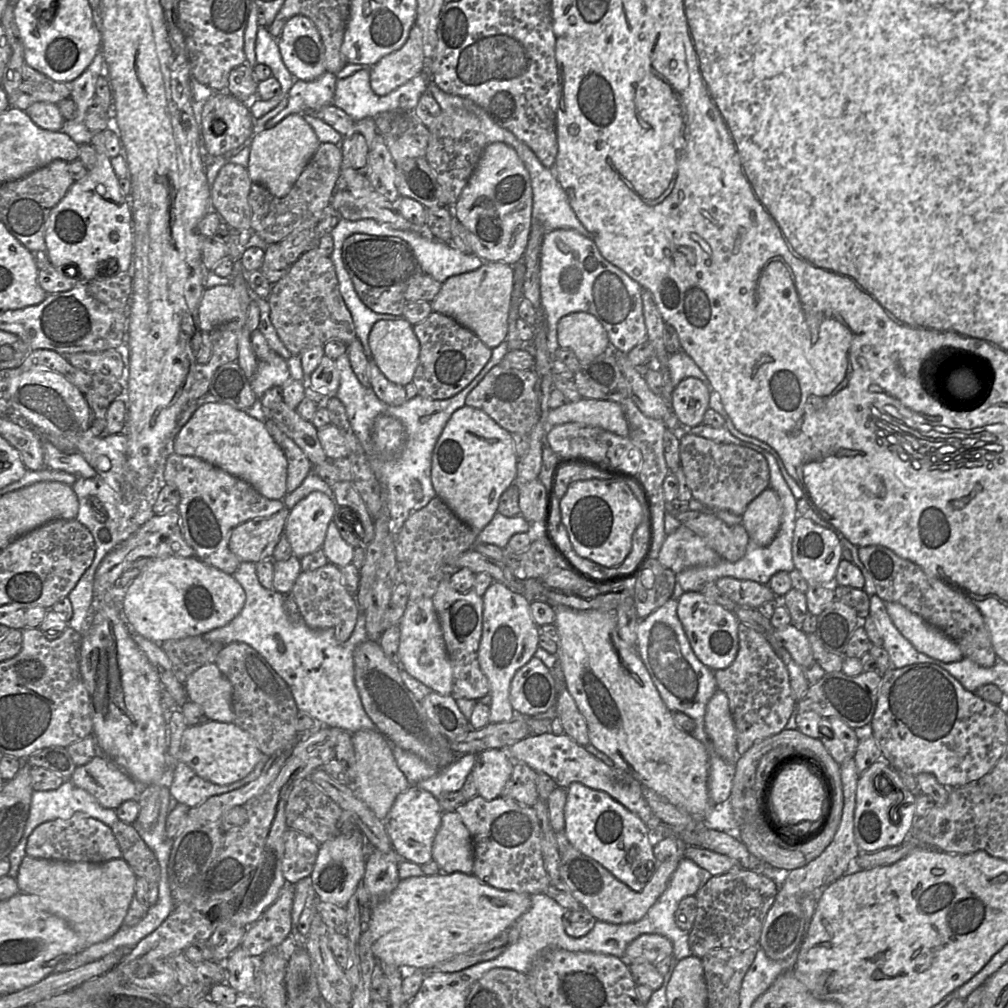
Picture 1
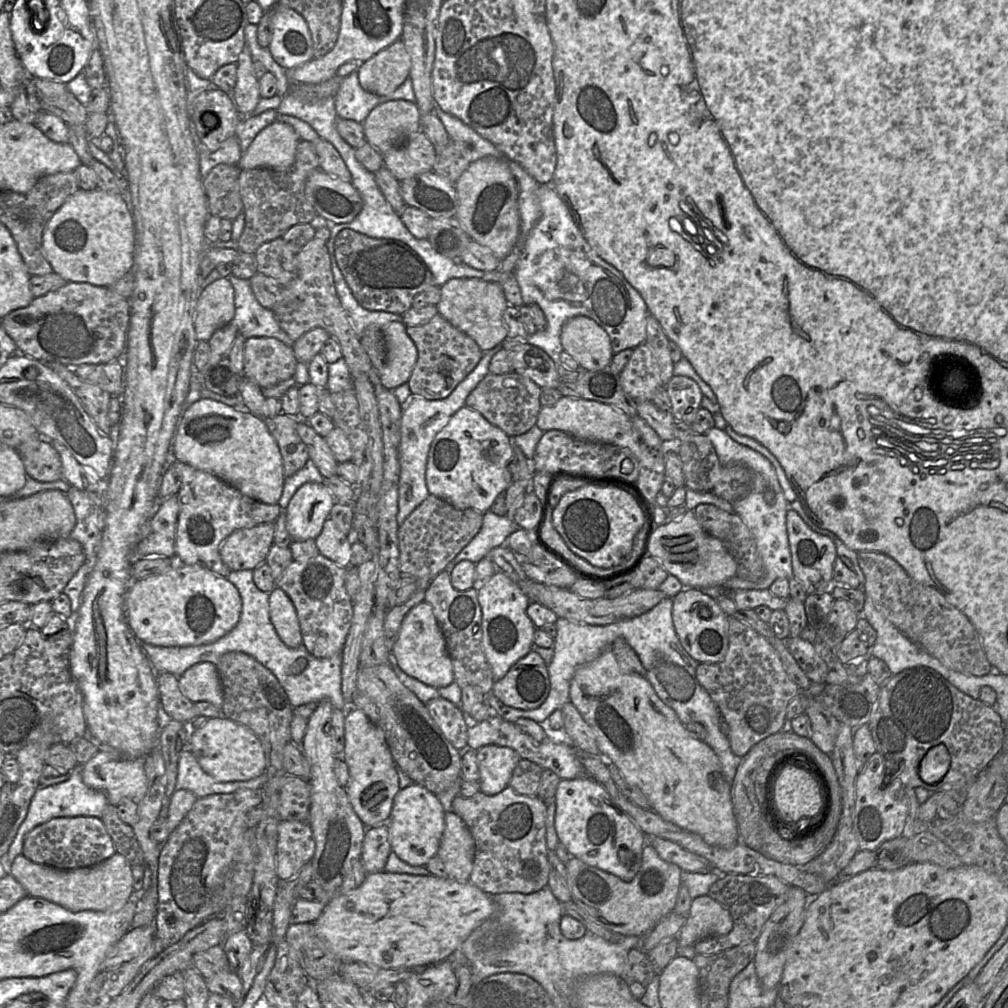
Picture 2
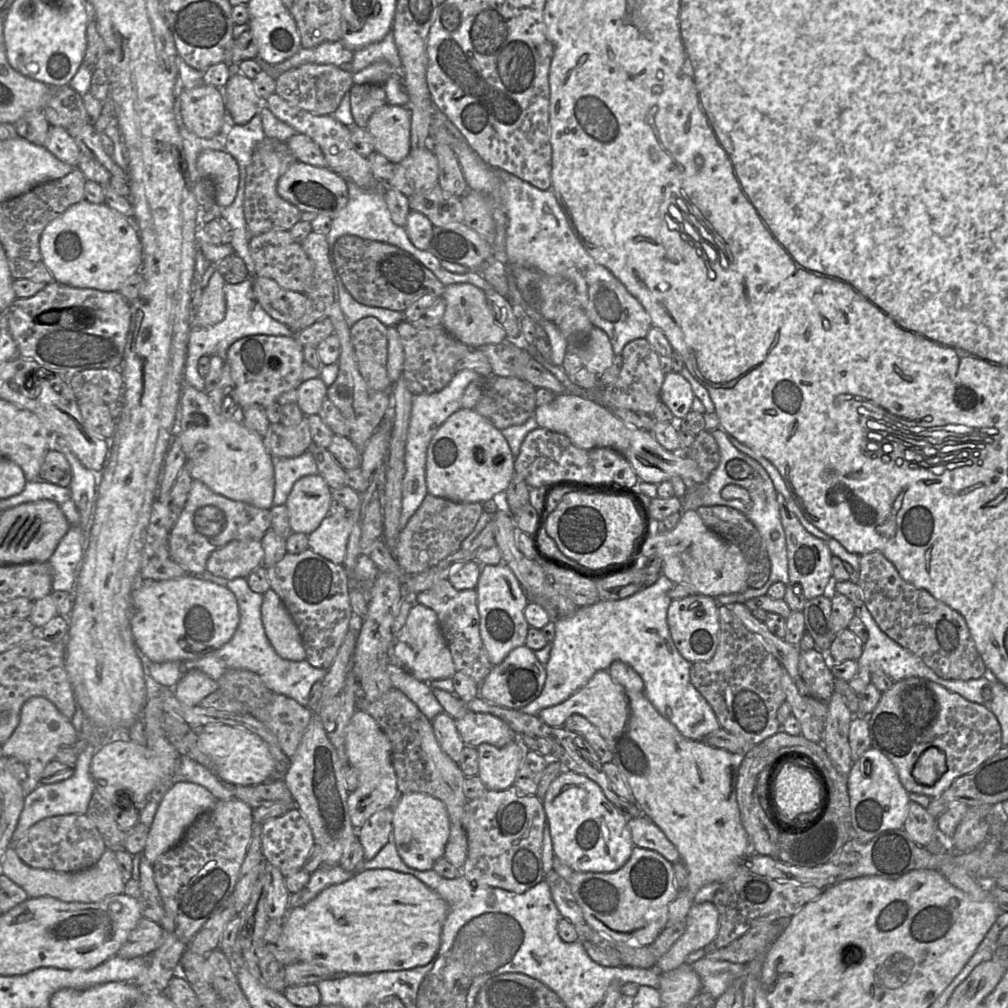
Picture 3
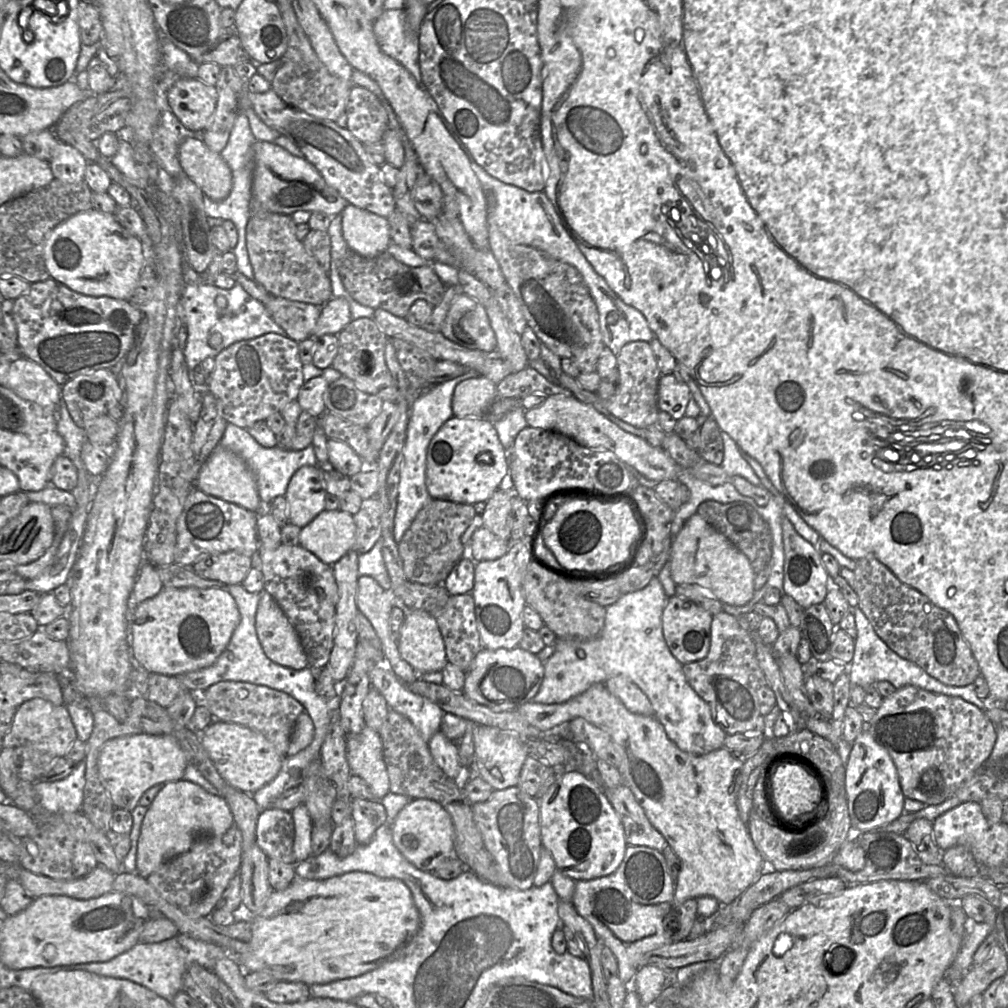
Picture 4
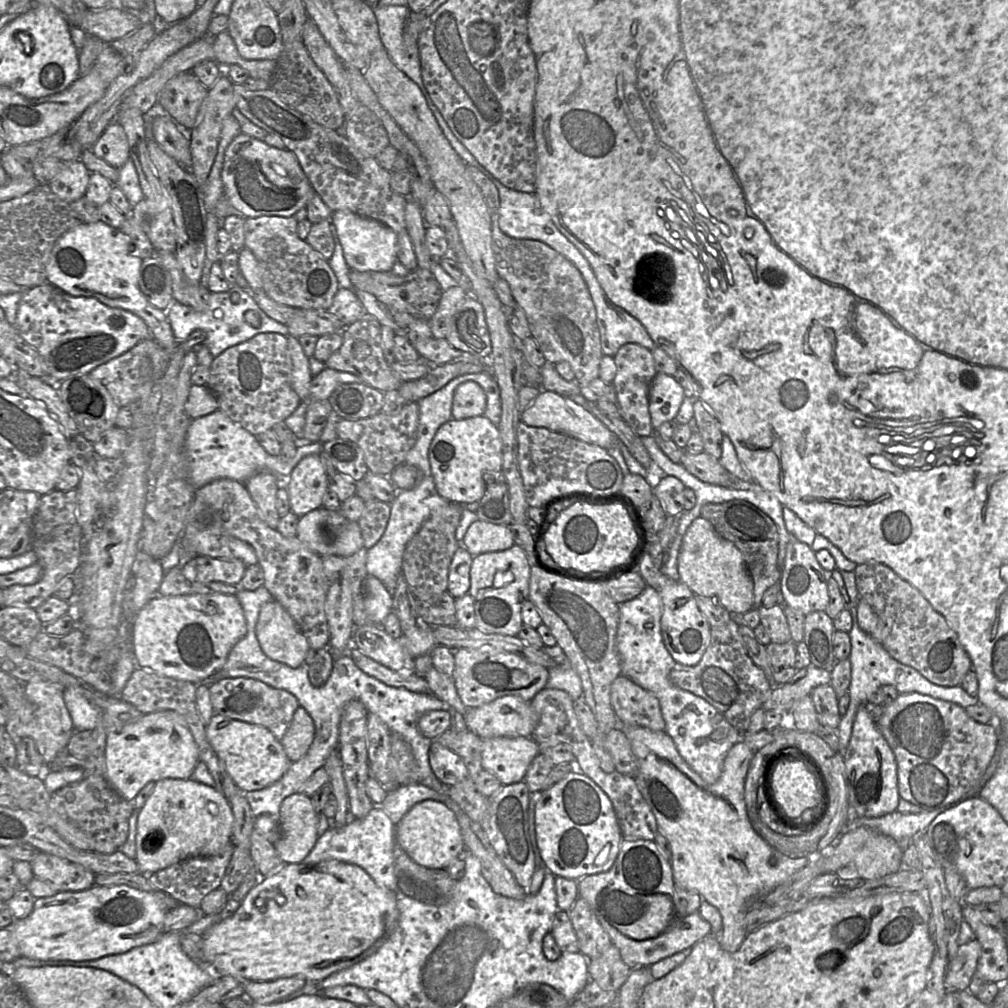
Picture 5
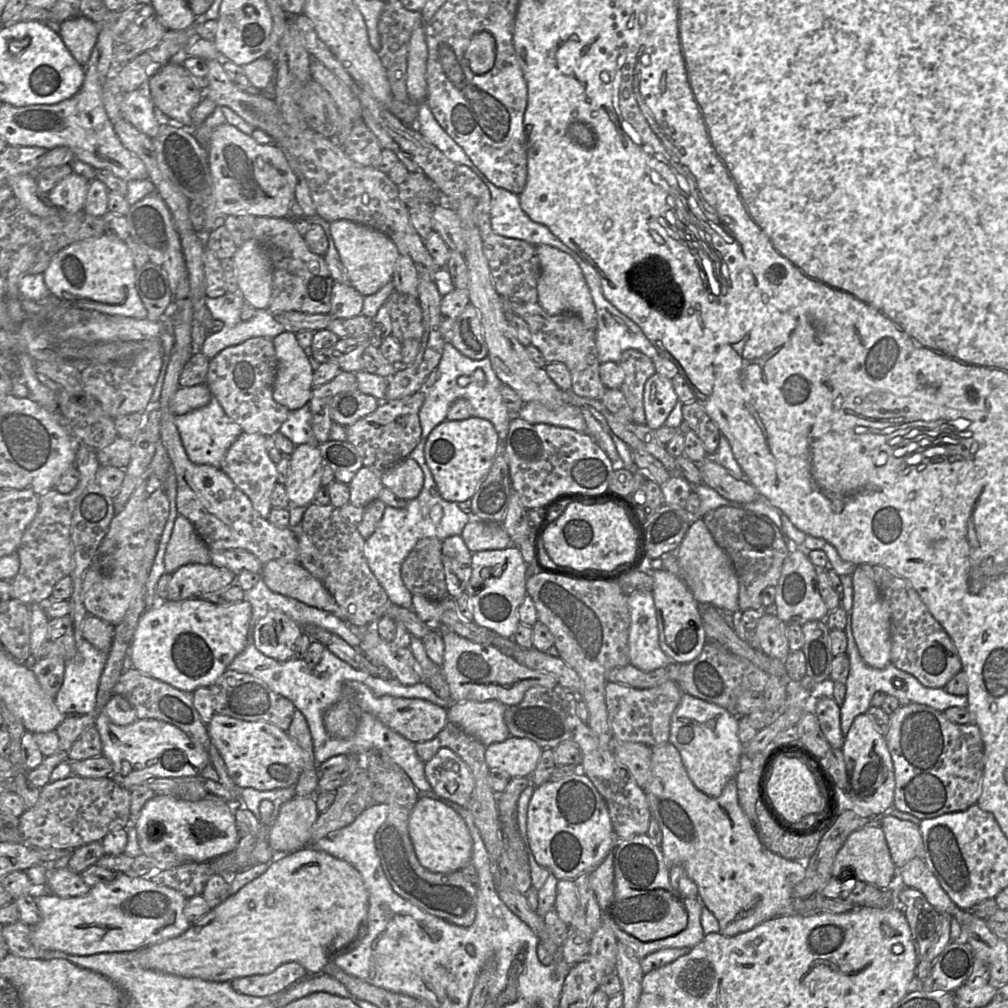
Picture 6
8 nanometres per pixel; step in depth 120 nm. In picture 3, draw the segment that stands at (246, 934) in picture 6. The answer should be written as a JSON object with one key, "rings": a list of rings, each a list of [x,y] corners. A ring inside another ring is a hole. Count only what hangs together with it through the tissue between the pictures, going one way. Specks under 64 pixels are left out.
{"rings":[[[369,869],[355,874],[352,878],[341,884],[327,887],[306,905],[289,909],[283,919],[282,943],[298,952],[300,962],[316,964],[346,974],[371,974],[408,970],[425,966],[436,956],[441,944],[442,927],[447,913],[448,905],[445,900],[413,875],[389,869]]]}

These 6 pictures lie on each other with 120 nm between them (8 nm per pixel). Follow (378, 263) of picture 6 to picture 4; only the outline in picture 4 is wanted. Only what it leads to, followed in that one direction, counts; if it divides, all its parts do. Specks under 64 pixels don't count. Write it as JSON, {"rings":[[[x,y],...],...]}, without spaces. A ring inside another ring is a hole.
{"rings":[[[348,204],[341,212],[343,237],[349,248],[373,258],[392,242],[387,218]]]}

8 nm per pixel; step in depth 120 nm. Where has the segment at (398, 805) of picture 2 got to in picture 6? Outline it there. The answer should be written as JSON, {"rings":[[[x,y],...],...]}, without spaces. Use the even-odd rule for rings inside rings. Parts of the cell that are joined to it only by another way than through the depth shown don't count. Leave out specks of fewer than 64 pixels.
{"rings":[[[419,797],[409,817],[408,831],[418,861],[431,872],[459,871],[471,860],[472,838],[463,818],[441,801]]]}

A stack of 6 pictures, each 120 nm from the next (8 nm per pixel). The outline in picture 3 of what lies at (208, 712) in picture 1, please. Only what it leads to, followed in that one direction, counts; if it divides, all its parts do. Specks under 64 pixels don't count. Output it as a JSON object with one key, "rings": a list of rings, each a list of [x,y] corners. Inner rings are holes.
{"rings":[[[199,669],[188,671],[174,687],[176,698],[188,706],[197,706],[218,689],[218,683]]]}

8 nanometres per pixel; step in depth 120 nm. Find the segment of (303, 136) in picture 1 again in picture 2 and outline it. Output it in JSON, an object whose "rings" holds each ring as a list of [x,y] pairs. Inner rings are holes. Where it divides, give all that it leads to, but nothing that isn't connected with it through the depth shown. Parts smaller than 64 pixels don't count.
{"rings":[[[275,121],[257,134],[238,165],[242,170],[288,169],[295,162],[299,142],[300,139],[292,126]]]}

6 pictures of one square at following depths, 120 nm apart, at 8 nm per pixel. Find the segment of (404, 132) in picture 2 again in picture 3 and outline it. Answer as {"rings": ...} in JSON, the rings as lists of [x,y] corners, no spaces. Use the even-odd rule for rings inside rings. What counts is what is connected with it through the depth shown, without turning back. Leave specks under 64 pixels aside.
{"rings":[[[387,103],[370,117],[367,130],[374,140],[375,151],[394,164],[410,152],[412,112],[408,106]]]}

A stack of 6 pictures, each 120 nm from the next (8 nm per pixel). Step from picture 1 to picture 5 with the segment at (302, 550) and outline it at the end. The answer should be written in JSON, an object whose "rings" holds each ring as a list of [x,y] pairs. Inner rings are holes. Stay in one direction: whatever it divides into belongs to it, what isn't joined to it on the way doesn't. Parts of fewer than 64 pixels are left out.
{"rings":[[[319,454],[304,457],[293,469],[284,484],[288,492],[290,511],[301,517],[323,506],[323,496],[328,490],[328,476],[322,466]]]}

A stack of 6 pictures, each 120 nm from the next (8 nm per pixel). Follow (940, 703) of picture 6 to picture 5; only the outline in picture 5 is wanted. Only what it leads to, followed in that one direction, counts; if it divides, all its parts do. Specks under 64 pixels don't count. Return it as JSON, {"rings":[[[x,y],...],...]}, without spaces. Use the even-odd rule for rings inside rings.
{"rings":[[[855,606],[850,608],[850,613],[853,620],[852,629],[849,636],[851,639],[851,653],[849,660],[851,662],[851,683],[848,689],[850,702],[846,713],[841,717],[838,726],[839,751],[843,756],[849,745],[852,734],[853,724],[858,709],[868,702],[868,697],[877,689],[884,685],[894,686],[900,694],[917,692],[928,695],[937,699],[956,703],[964,708],[979,703],[977,697],[969,695],[961,686],[941,686],[930,682],[919,671],[902,664],[894,659],[883,644],[869,634],[864,632],[857,620],[857,608]]]}

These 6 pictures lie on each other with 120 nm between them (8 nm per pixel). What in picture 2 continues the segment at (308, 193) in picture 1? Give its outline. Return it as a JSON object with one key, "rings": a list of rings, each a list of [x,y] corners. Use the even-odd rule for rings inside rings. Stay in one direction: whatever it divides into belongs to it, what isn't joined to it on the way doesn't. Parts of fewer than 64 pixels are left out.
{"rings":[[[301,140],[296,149],[294,164],[285,170],[253,168],[241,170],[239,191],[244,205],[245,227],[238,240],[237,250],[255,253],[264,243],[282,237],[292,226],[310,224],[318,215],[305,196],[308,176],[319,169],[314,143]]]}

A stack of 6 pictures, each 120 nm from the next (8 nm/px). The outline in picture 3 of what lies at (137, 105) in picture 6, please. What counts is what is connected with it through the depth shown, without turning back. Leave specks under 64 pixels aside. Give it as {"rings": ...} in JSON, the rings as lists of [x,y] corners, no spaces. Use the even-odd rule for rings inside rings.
{"rings":[[[204,150],[198,156],[197,169],[203,178],[213,181],[216,205],[230,205],[239,184],[239,166],[234,157],[224,151]]]}

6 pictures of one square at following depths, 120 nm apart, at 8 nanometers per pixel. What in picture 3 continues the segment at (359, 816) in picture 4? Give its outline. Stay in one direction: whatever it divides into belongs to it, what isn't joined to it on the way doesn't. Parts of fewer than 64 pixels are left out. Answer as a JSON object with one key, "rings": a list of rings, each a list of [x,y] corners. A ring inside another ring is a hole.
{"rings":[[[385,808],[372,814],[357,830],[363,847],[364,859],[373,859],[391,839],[393,808]]]}

